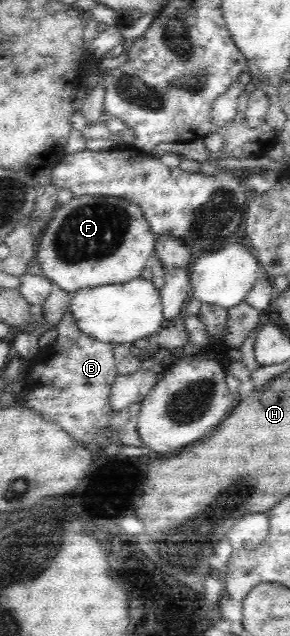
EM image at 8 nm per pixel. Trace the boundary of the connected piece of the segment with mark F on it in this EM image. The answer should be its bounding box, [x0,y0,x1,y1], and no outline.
[36,195,191,294]

